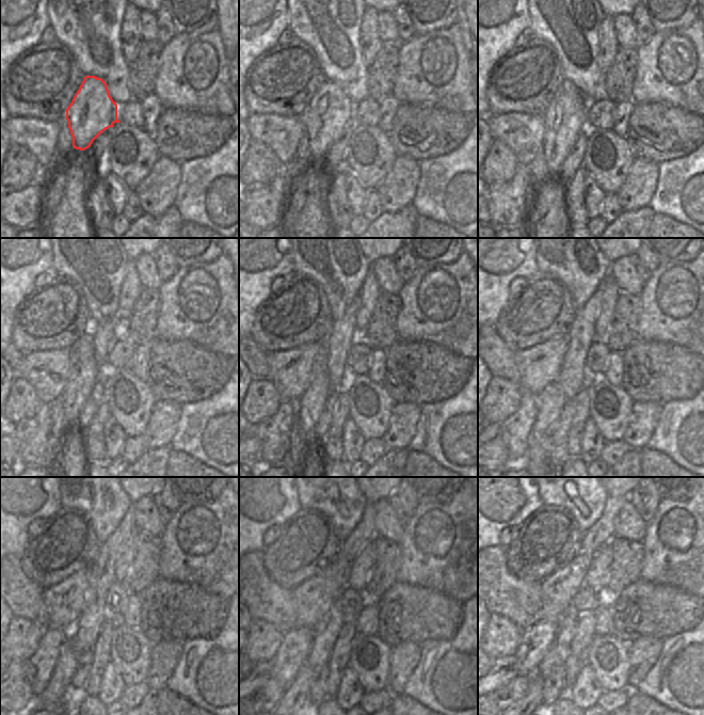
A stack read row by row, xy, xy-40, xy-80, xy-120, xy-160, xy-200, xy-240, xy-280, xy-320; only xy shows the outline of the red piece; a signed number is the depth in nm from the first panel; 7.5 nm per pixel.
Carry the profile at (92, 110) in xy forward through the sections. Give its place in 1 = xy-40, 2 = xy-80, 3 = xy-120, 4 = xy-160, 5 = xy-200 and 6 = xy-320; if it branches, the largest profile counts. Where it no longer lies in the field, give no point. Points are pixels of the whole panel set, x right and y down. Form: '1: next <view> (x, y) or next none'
1: next xy-40 (330, 112)
2: next xy-80 (565, 117)
3: next xy-120 (83, 372)
4: next xy-160 (310, 404)
5: next xy-200 (550, 402)
6: next xy-320 (534, 693)

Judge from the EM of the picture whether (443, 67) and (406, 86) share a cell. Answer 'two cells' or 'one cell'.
one cell

